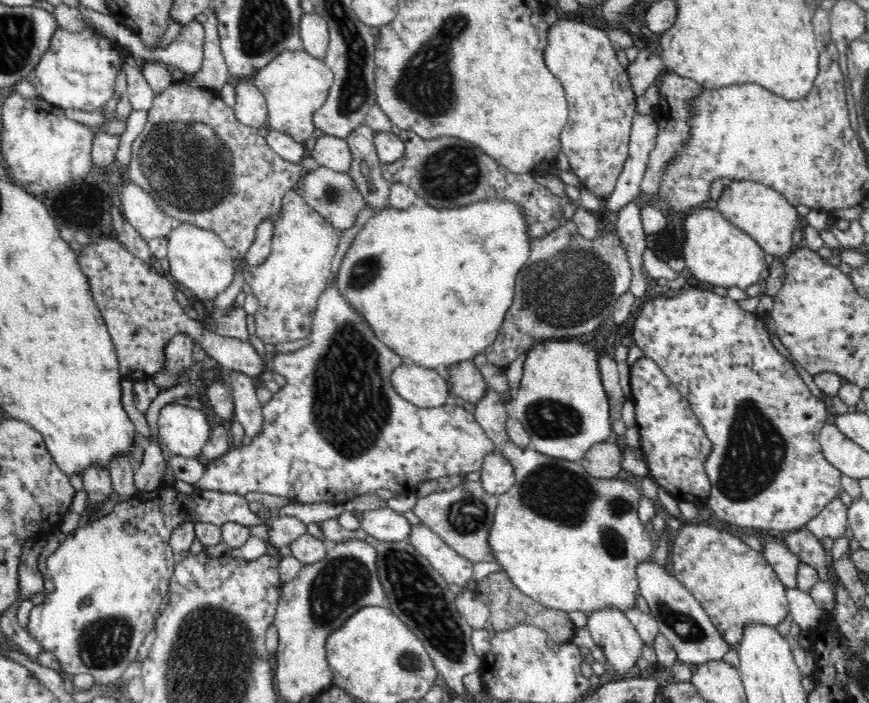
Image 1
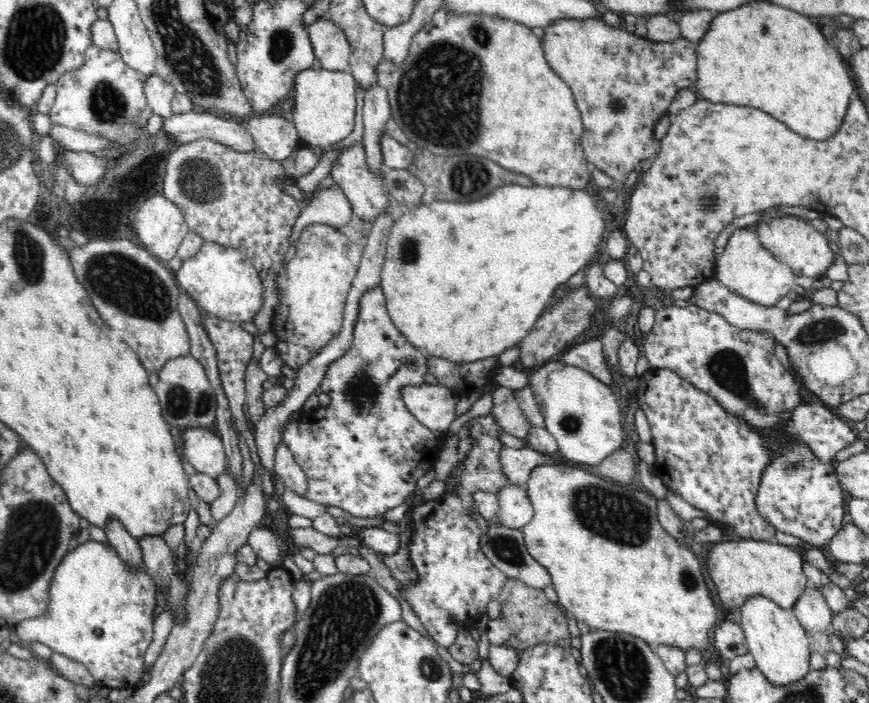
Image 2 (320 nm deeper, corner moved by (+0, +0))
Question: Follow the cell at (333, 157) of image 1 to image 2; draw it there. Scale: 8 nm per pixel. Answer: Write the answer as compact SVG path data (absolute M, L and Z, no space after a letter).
M356 144L342 150L331 166L331 176L352 204L353 214L359 216L367 224L374 222L380 214L384 214L390 208L386 185L382 181L383 174L370 171L368 161L366 161L366 151L364 151L362 144Z

